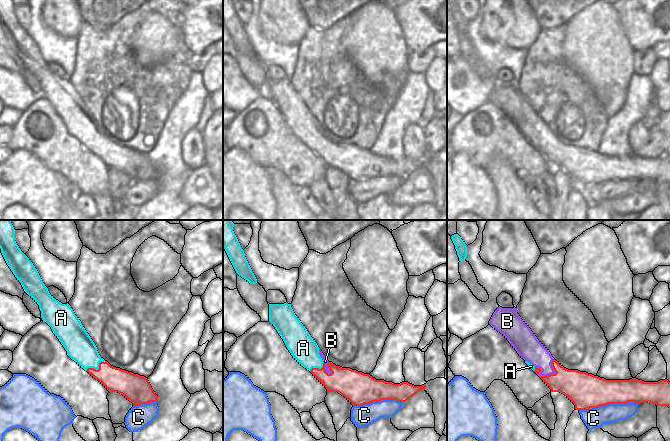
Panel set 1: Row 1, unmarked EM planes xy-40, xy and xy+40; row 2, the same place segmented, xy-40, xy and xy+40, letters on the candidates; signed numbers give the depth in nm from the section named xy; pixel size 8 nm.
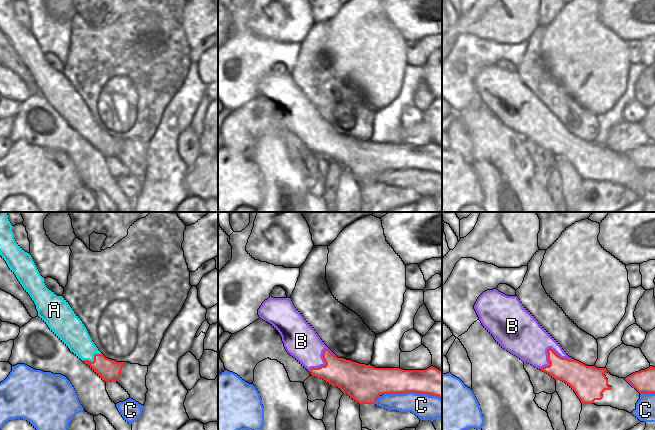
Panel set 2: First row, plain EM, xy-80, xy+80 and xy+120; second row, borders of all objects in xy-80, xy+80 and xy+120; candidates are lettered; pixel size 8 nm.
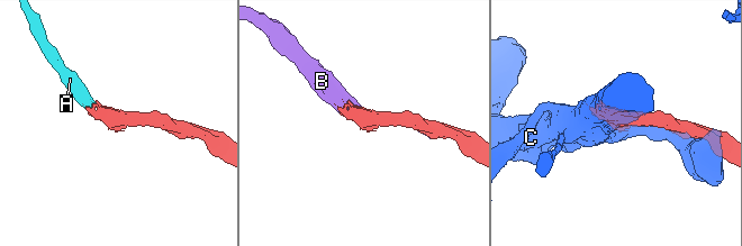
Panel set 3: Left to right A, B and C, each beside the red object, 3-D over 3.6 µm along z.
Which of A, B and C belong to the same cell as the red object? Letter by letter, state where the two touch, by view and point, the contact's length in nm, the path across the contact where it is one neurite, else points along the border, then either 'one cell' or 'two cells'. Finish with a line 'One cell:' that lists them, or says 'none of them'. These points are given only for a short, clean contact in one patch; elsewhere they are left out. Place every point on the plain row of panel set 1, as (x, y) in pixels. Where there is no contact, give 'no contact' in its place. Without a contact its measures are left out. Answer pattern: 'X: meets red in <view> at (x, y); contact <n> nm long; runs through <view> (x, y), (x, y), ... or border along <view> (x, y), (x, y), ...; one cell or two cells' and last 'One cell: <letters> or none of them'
A: meets red in xy-40 at (99, 144); contact 180 nm long; runs through xy-40 (126, 159), (110, 153), (99, 144), (80, 123); one cell
B: meets red in xy+40 at (555, 149); contact 190 nm long; two cells
C: meets red in xy+40 at (608, 179); contact 480 nm long; two cells
One cell: A

